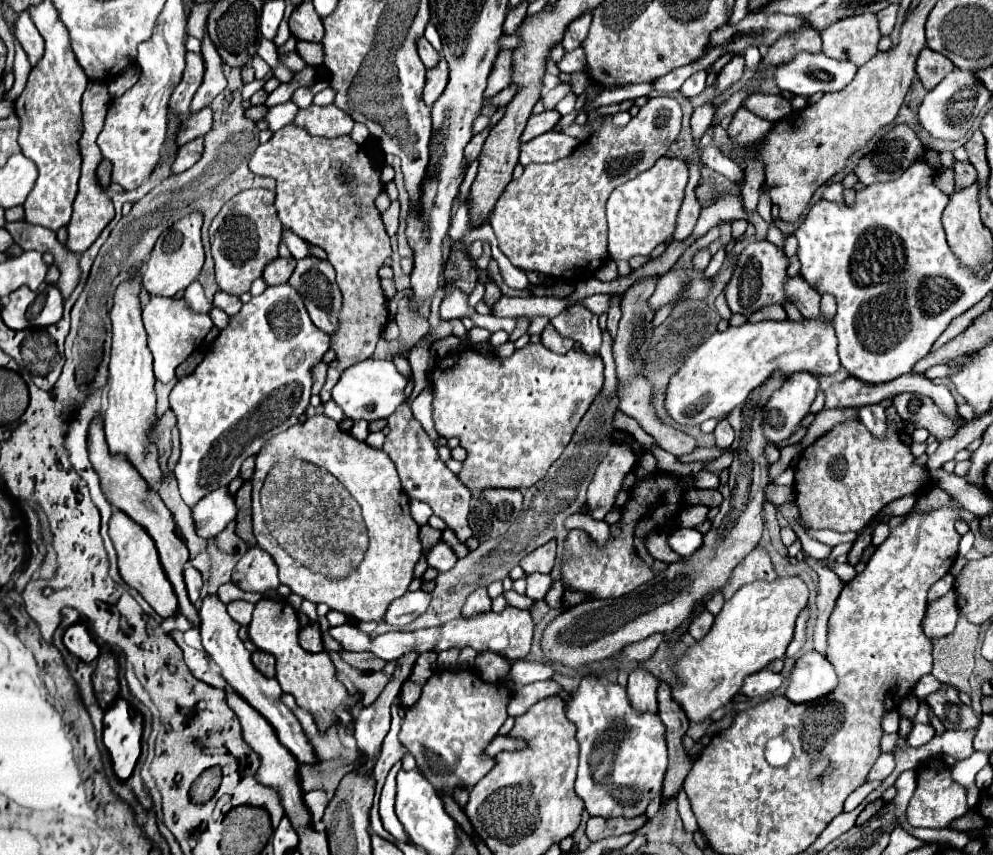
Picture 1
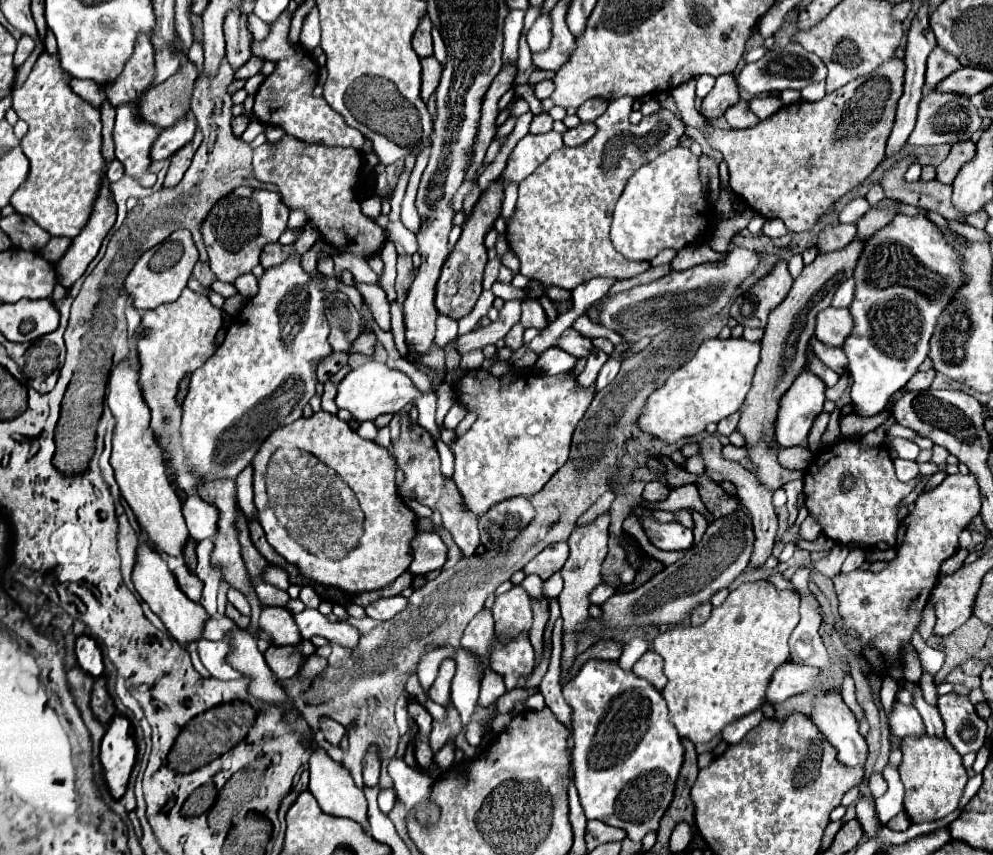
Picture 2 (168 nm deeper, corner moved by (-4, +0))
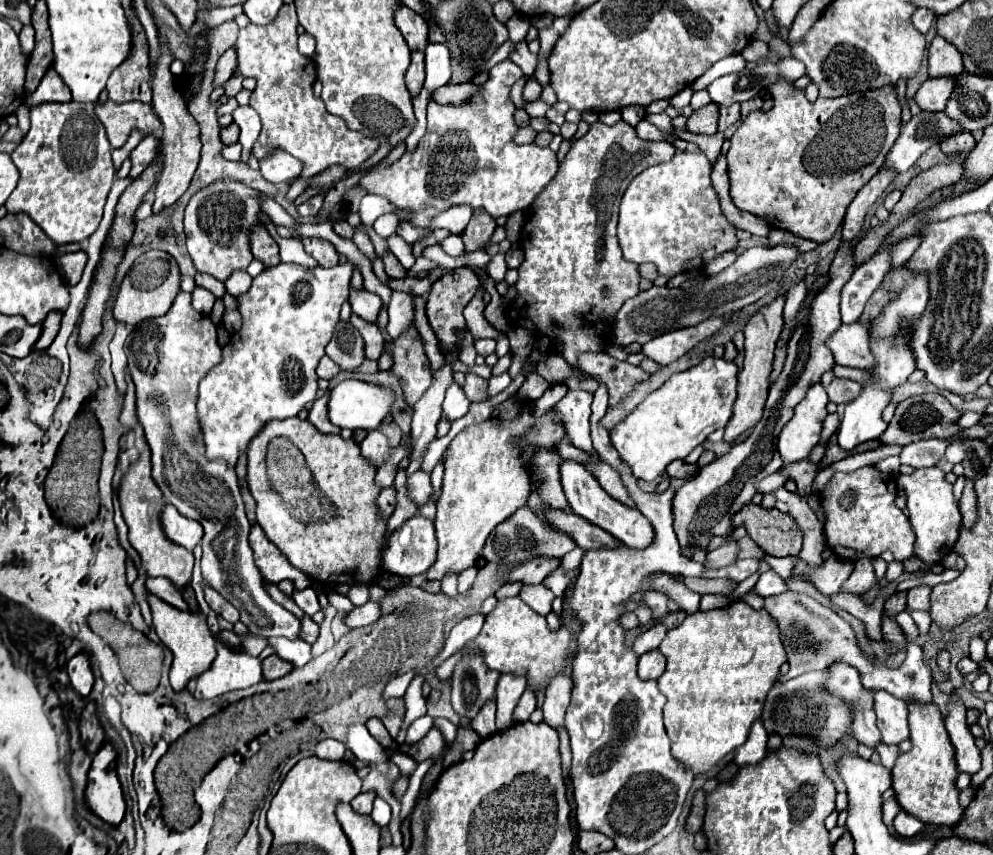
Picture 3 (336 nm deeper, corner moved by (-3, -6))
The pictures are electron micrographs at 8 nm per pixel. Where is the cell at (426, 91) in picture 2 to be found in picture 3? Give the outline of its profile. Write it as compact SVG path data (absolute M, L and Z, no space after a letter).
M412 52L412 62L404 80L406 80L410 94L416 96L424 84L424 52Z

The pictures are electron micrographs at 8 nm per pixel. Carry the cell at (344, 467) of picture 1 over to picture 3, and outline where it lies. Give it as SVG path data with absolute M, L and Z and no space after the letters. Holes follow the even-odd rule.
M288 418L288 420L270 420L264 424L262 432L252 438L248 444L248 488L256 500L256 520L266 532L266 538L274 542L280 552L288 558L288 562L308 574L318 582L332 584L368 584L372 582L382 564L382 550L386 548L386 520L378 516L376 496L380 488L374 484L376 468L372 468L362 456L358 444L352 440L342 440L340 436L328 436L316 432L316 428L308 420ZM276 436L290 438L298 450L306 458L306 466L312 472L312 480L316 480L316 488L320 488L320 496L328 500L334 508L332 520L324 524L302 524L280 504L280 496L272 492L266 469L266 453L268 442Z

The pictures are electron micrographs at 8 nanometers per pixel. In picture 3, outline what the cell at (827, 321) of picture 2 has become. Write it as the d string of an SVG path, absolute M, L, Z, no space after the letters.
M860 322L842 324L842 328L828 338L828 348L840 366L852 366L860 370L876 366L876 360L872 360L872 350L868 348L868 328L864 328Z

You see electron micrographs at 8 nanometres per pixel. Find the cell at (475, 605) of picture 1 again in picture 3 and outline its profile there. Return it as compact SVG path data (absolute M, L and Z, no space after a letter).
M470 656L462 660L452 678L452 708L458 716L476 718L480 708L496 698L496 684L500 674L482 664L480 658Z

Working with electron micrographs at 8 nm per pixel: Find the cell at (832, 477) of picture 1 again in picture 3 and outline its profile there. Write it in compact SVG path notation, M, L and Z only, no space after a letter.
M864 466L848 474L836 472L832 480L826 484L826 488L820 492L820 502L826 510L826 524L824 524L826 542L834 550L834 554L846 560L858 560L860 556L878 558L882 552L890 550L896 560L908 560L914 554L916 534L912 532L912 524L908 516L904 516L904 512L894 506L896 492L898 492L898 486L896 486L896 480L892 480L892 474L882 474L872 466Z

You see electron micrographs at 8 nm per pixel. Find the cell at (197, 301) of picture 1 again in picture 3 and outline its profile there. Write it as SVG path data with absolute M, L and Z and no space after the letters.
M196 286L194 292L192 292L192 308L202 312L202 314L210 314L210 310L214 306L214 300L216 298L212 296L212 292L208 292L208 290L200 288L200 286Z

